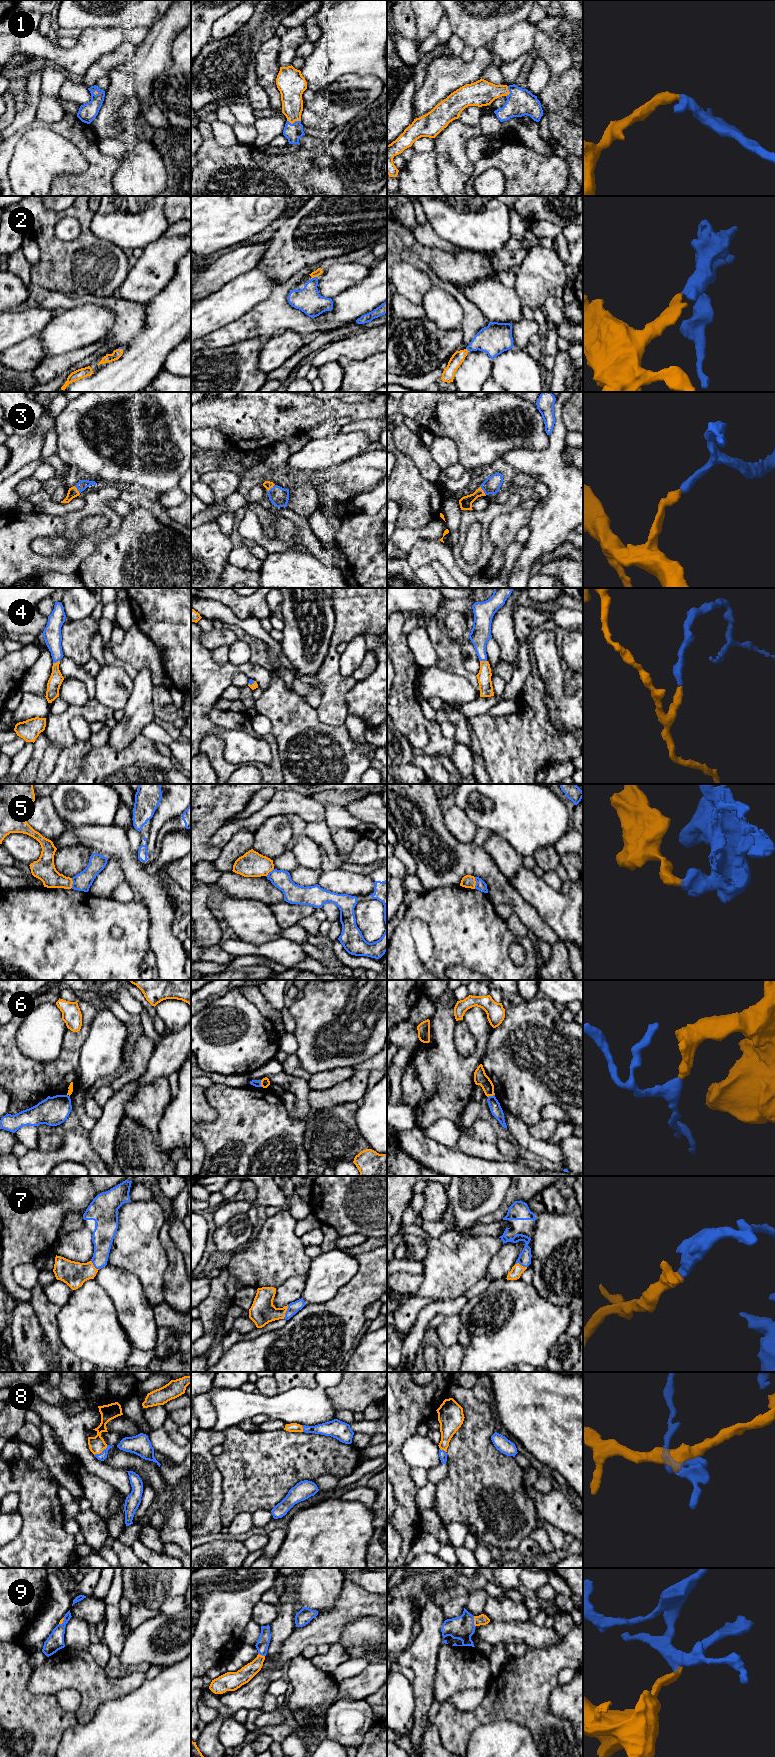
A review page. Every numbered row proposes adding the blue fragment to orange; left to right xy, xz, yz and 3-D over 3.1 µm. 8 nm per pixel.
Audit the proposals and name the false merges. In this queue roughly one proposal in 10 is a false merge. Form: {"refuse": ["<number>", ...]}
{"refuse": ["5"]}

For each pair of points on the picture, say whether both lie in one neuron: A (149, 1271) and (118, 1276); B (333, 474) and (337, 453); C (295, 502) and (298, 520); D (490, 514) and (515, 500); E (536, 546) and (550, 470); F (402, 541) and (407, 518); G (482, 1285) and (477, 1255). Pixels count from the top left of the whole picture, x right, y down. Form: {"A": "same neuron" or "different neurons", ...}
{"A": "different neurons", "B": "different neurons", "C": "different neurons", "D": "same neuron", "E": "same neuron", "F": "different neurons", "G": "different neurons"}

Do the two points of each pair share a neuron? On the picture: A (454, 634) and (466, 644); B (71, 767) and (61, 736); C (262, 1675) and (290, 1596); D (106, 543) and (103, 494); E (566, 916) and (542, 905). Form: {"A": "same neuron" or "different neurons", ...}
{"A": "different neurons", "B": "different neurons", "C": "different neurons", "D": "different neurons", "E": "same neuron"}

